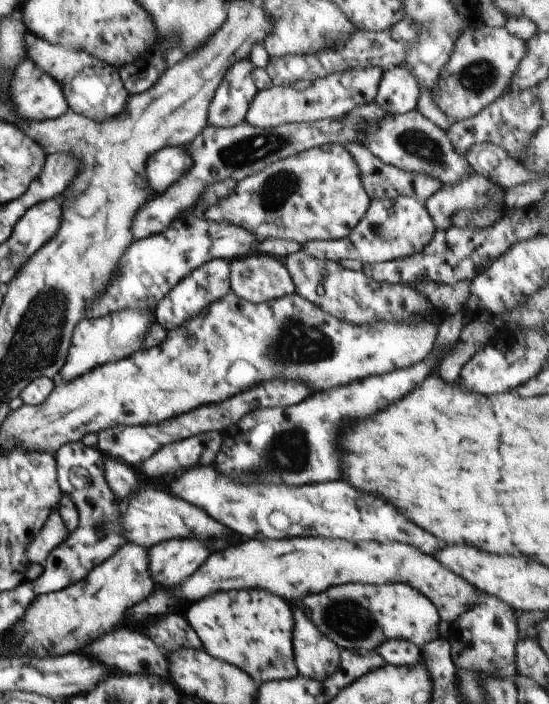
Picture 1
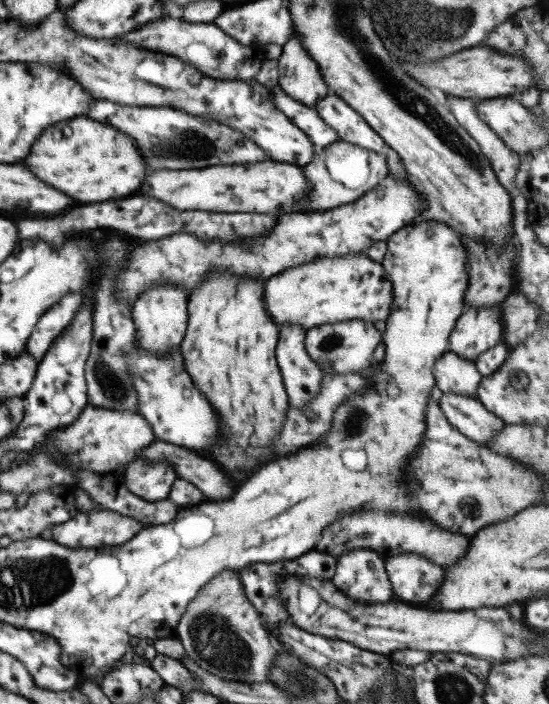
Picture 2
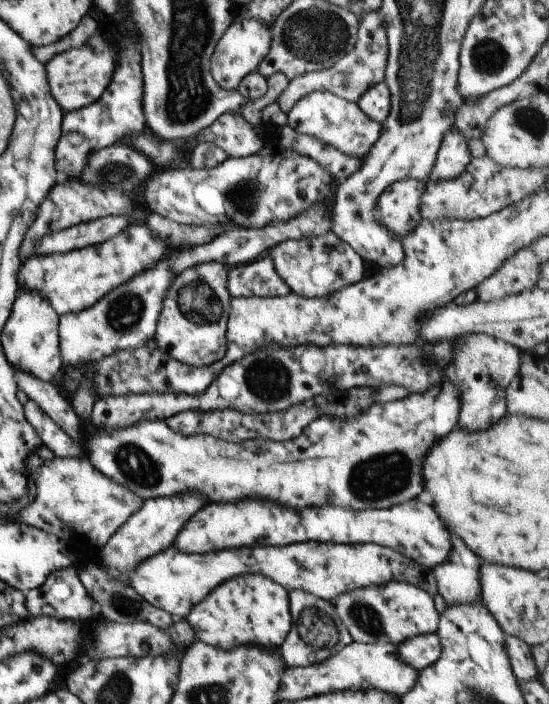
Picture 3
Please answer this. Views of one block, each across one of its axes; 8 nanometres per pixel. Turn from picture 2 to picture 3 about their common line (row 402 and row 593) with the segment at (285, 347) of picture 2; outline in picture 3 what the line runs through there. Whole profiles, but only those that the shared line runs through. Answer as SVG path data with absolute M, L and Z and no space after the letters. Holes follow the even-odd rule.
M290 591L292 626L281 646L280 657L286 667L307 667L334 656L353 640L331 602L304 591Z

